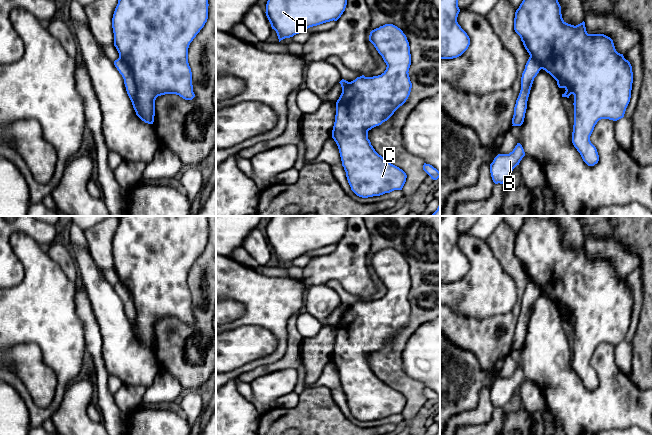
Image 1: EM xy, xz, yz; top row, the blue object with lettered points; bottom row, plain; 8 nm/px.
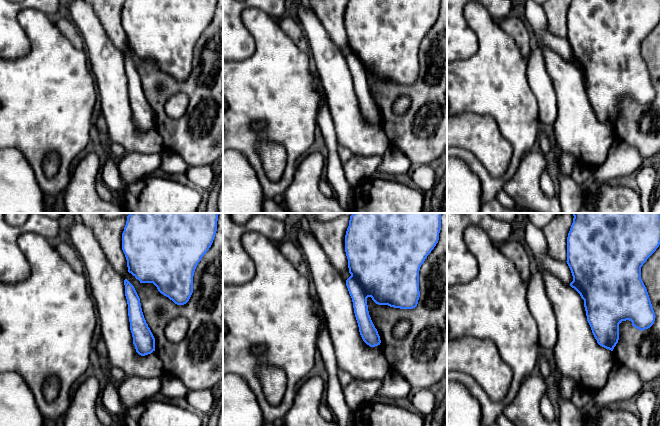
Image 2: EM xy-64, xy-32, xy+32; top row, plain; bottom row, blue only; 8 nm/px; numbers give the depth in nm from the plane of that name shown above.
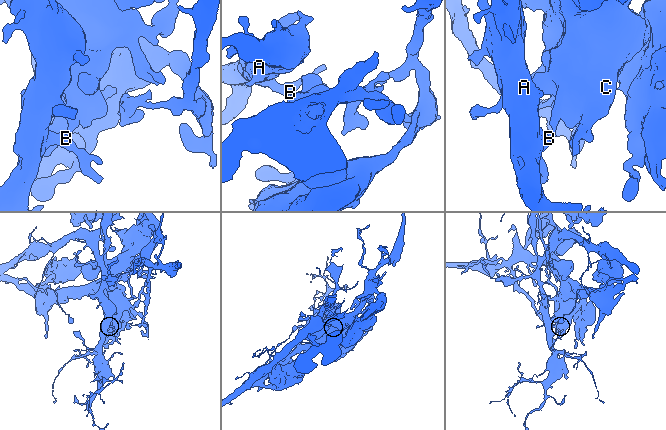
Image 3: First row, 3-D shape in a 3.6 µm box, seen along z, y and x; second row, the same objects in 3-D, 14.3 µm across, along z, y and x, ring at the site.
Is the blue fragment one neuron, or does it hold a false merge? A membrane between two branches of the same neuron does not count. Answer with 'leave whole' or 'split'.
split

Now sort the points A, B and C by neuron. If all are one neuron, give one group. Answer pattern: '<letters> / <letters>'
A B / C

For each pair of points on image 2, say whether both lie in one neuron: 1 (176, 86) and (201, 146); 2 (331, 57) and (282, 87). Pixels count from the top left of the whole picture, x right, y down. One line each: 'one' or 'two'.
1: one
2: two

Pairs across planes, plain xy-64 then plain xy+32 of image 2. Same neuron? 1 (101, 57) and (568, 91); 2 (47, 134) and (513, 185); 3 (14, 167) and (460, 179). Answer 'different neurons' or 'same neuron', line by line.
1: same neuron
2: different neurons
3: same neuron

